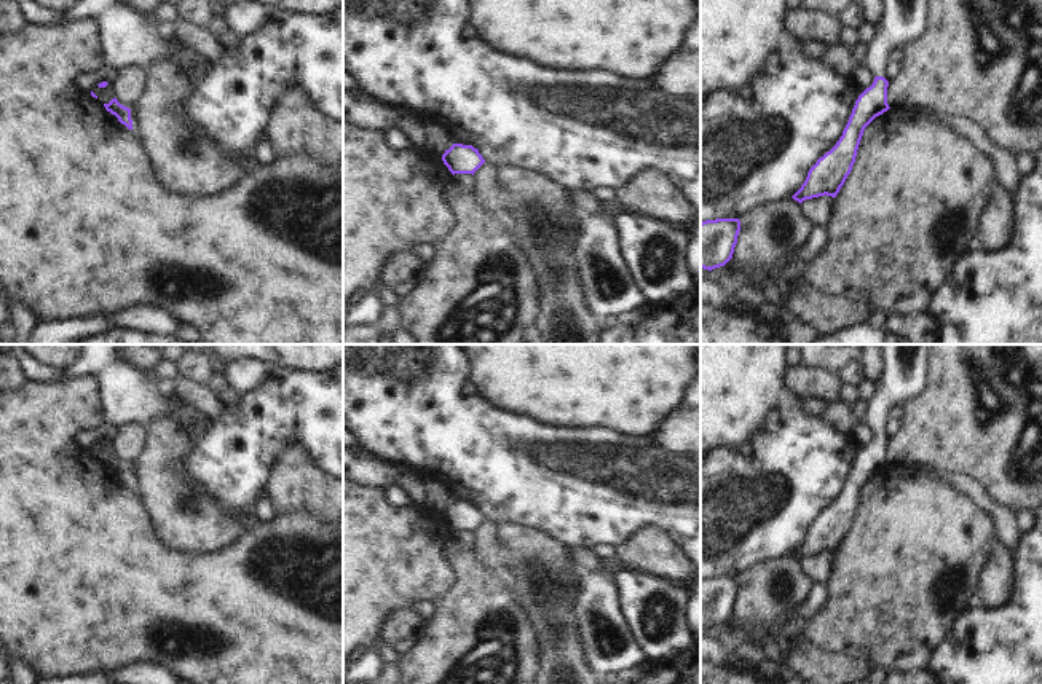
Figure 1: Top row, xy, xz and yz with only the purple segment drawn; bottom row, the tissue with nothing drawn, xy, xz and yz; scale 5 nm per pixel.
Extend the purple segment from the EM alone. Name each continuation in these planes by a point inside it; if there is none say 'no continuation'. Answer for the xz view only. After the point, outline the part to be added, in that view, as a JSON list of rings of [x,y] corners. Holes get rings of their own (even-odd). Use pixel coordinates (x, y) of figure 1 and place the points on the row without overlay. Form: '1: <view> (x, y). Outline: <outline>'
no continuation.

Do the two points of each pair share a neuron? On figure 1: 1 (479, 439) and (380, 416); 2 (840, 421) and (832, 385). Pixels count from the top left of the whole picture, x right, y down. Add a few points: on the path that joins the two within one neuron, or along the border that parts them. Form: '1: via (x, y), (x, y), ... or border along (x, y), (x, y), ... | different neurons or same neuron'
1: via (455, 439), (433, 429), (417, 416), (404, 416) | same neuron
2: border along (838, 399), (828, 404) | different neurons

